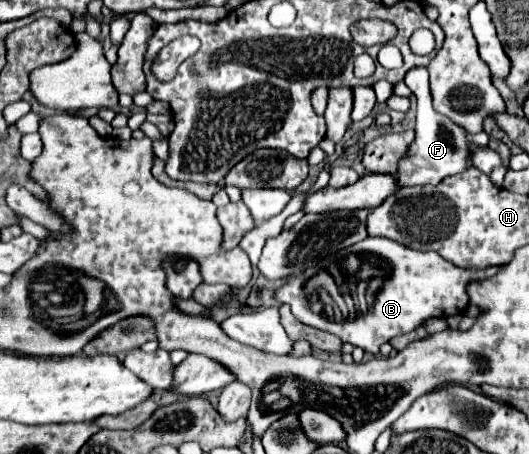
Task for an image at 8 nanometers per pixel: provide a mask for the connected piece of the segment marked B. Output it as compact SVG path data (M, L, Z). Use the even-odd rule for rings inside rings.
M367 238L359 244L351 246L351 254L375 254L375 262L379 268L383 268L385 276L381 278L379 286L373 286L373 296L365 298L365 306L353 306L353 312L345 304L343 296L339 294L331 274L327 270L319 270L313 276L307 278L306 275L291 276L286 279L285 284L277 290L275 298L283 304L289 304L293 315L313 328L337 334L345 342L351 342L365 352L377 354L379 346L389 342L391 338L399 334L413 332L419 328L425 320L429 318L447 318L463 312L469 304L467 296L467 282L471 278L489 278L499 272L497 268L485 268L485 270L465 270L455 264L449 264L449 260L441 258L437 252L419 252L405 248L403 244L397 244L395 240L385 240L385 238ZM313 304L319 304L319 312L311 310Z

